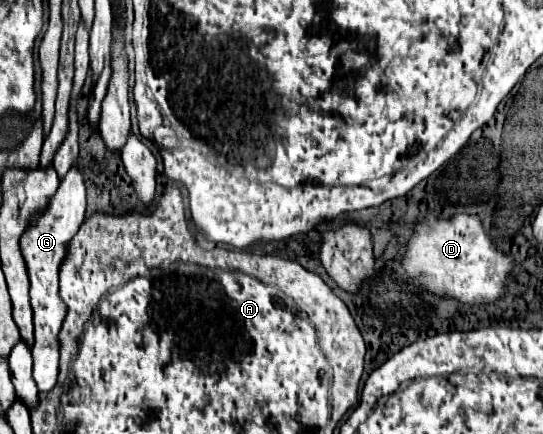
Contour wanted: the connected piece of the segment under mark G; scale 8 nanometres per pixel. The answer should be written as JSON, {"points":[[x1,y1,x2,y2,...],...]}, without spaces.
{"points":[[73,167,61,181,47,209,39,217,33,217,31,227,21,237,21,251,31,279,31,307,35,321,35,345,31,353,33,353,33,379,39,391,51,391,57,383,59,349,61,349,59,329,63,325,63,317,67,315,67,305,63,305,63,299,59,297,59,267,67,255,67,245,71,237,75,237,75,233,79,231,83,219,85,219,85,185,81,171]]}

